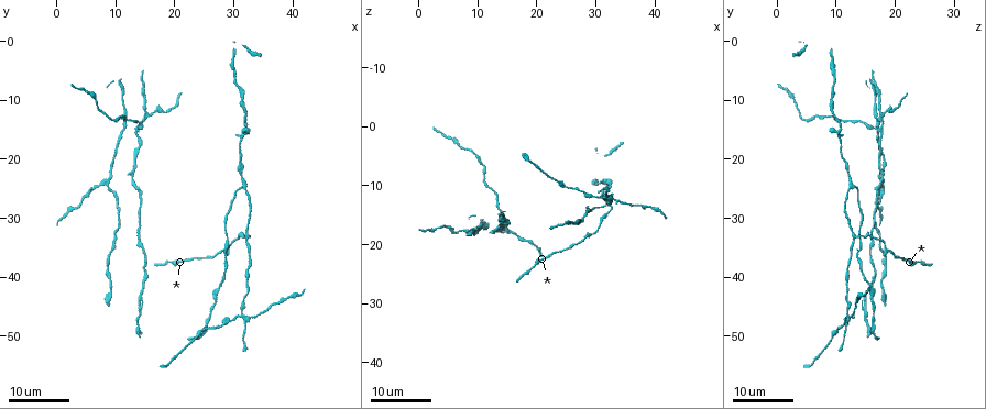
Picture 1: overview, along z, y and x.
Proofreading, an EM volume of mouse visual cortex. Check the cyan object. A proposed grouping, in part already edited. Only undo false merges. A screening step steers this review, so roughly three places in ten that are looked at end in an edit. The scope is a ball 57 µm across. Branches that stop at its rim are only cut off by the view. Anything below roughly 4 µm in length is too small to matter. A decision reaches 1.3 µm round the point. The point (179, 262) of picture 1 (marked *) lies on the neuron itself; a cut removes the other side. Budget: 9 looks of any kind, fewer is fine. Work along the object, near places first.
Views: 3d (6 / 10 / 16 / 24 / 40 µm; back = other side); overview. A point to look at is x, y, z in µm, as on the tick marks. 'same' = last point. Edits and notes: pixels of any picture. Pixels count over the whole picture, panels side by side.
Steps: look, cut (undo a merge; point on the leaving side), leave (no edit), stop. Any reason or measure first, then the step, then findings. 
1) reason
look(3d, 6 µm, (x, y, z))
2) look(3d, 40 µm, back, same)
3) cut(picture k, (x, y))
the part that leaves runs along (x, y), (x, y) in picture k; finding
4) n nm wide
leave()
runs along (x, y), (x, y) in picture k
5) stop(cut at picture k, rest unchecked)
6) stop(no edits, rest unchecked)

arms part here
look(3d, 16 µm, (32.5, 33.0, 13.5))

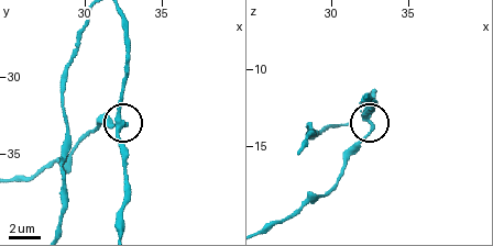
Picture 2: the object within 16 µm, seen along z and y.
closer look
look(3d, 10 µm, same)

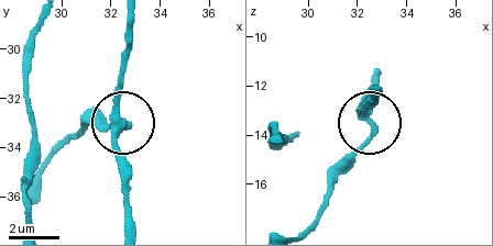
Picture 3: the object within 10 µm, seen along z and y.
side arm 34 µm
leave()
runs along (309, 222), (335, 171), (371, 134), (366, 102) in picture 3; one neuron here

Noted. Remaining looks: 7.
three-way junction
look(3d, 16 µm, (32.0, 24.0, 13.0))

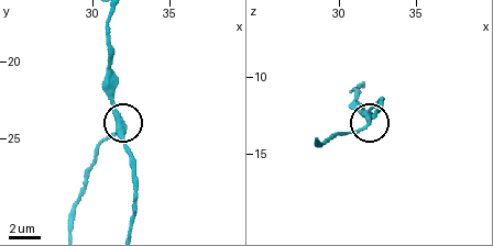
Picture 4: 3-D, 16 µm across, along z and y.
look(3d, 10 µm, same)

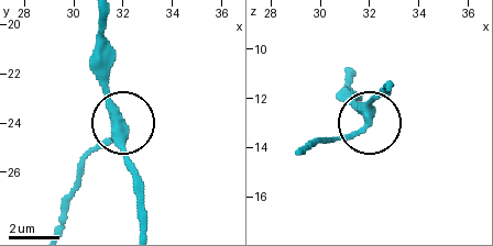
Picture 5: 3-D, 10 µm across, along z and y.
look(3d, 6 µm, same)

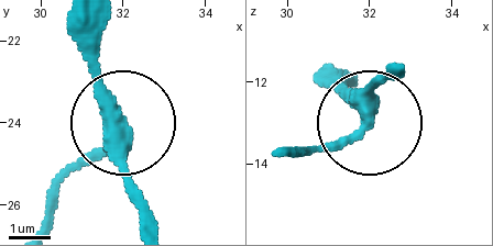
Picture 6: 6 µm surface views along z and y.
370 nm wide
leave()
runs along (395, 67), (353, 130), (294, 151) in picture 6; one neuron here

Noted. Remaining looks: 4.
branch point
look(3d, 16 µm, (13.5, 14.5, 17.5))

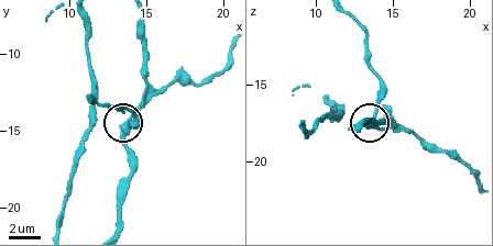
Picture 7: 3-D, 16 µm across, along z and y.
zoom in
look(3d, 10 µm, same)

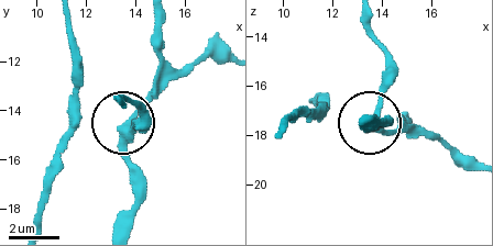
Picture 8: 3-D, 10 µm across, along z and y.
3 arms
leave()
runs along (123, 222), (134, 203), (126, 122), (170, 74) in picture 8; continuous, no second neuron

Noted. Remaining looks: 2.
arms part here
look(3d, 24 µm, (31.0, 46.5, 12.0))

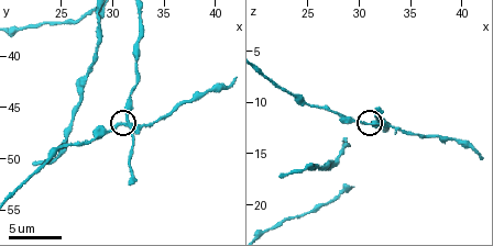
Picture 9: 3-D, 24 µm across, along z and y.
look(3d, 10 µm, (31.6, 46.6, 12.0))

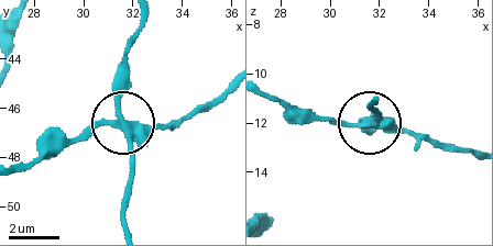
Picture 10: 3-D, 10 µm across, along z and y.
cut(picture 10, (166, 127))
the part that leaves runs along (128, 125), (98, 125), (54, 141), (22, 164) in picture 10; two neurons meet here

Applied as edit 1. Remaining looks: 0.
stop(cut at picture 10, rest unchecked)

